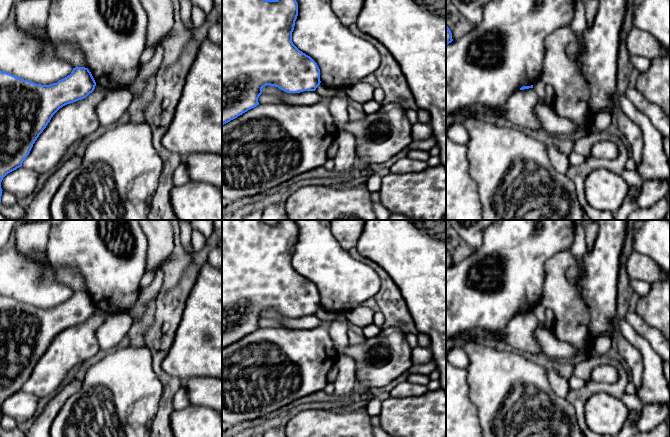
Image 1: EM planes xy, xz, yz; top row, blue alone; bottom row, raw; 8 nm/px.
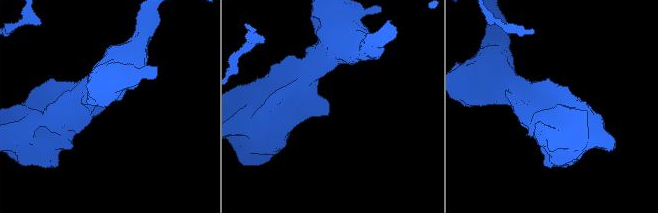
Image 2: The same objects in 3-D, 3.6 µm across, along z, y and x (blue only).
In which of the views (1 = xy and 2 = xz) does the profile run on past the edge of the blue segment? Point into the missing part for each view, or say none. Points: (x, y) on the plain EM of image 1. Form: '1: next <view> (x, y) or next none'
1: next none
2: next none

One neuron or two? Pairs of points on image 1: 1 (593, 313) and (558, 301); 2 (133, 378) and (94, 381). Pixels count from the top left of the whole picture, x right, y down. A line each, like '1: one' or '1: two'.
1: one
2: one

